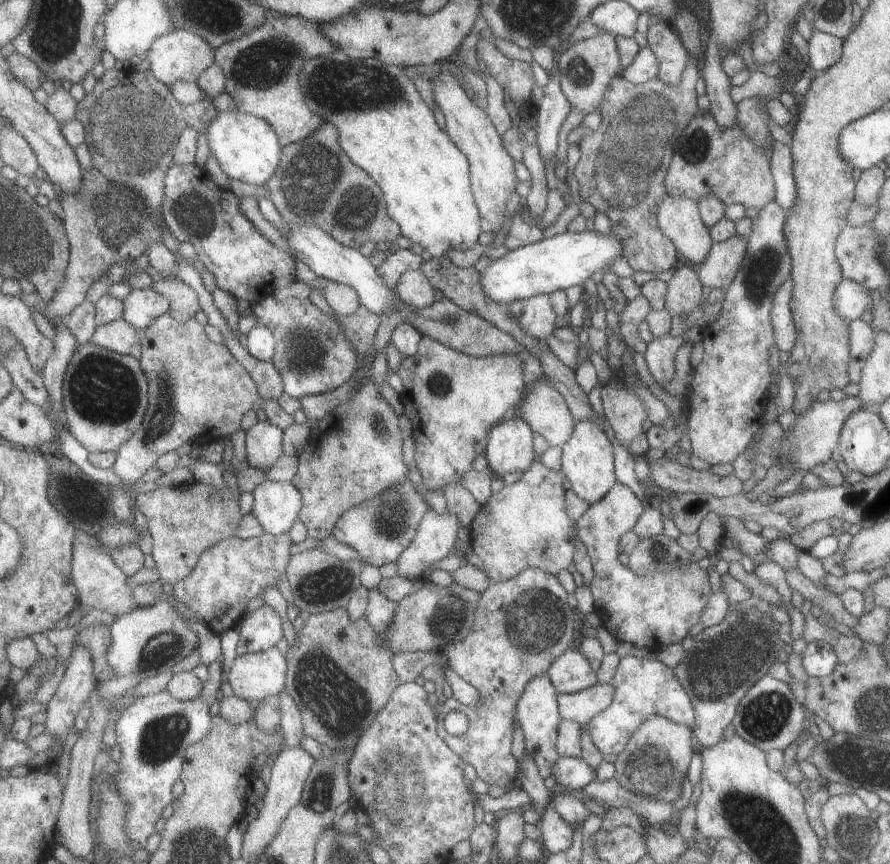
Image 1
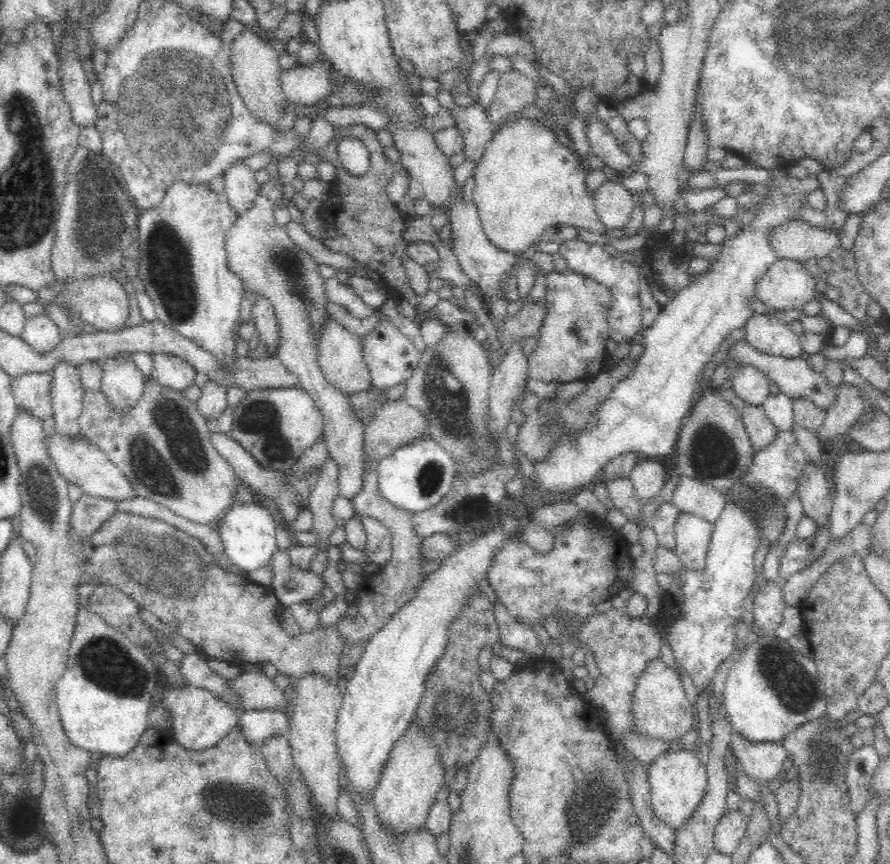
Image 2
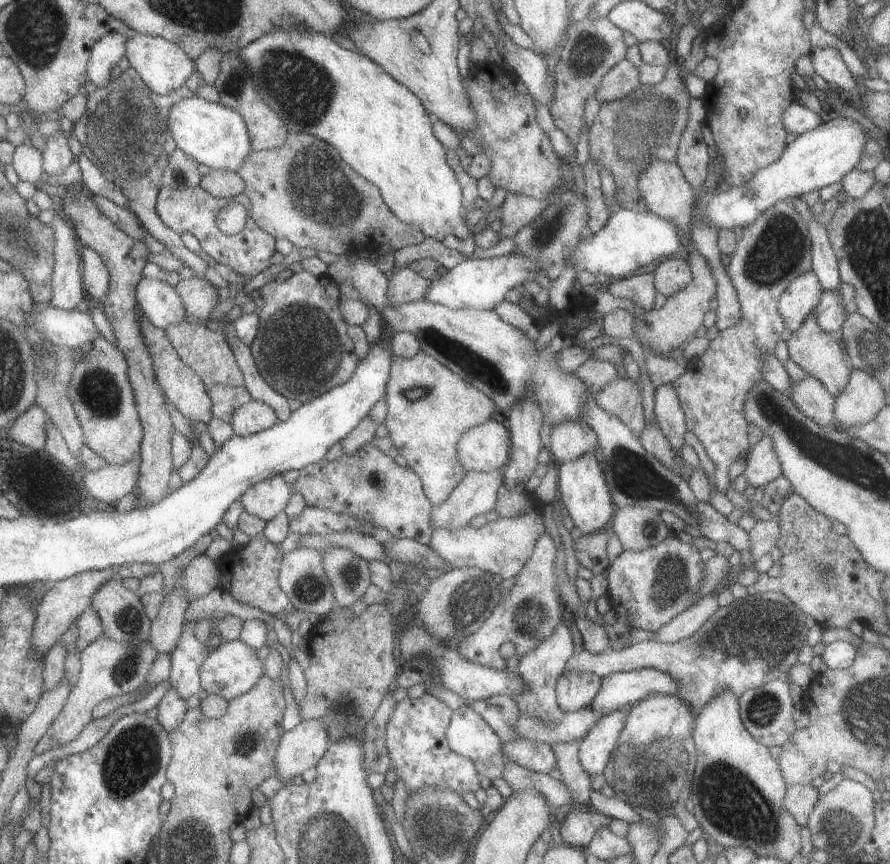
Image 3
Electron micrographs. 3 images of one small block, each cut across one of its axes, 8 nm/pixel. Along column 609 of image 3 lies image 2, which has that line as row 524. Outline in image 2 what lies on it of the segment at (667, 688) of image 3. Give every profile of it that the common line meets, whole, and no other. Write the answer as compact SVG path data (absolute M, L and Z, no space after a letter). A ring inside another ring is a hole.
M680 513L675 524L673 551L682 565L699 569L707 553L713 524L695 514Z

